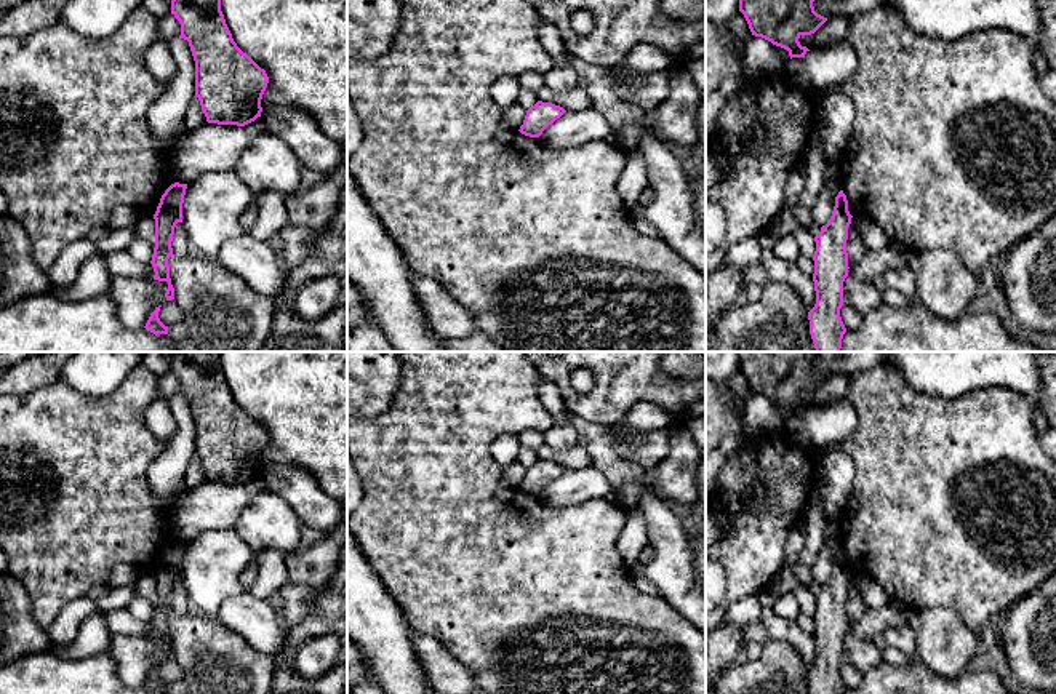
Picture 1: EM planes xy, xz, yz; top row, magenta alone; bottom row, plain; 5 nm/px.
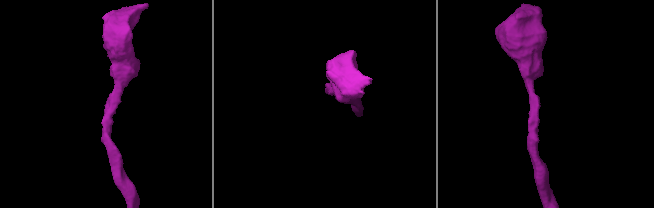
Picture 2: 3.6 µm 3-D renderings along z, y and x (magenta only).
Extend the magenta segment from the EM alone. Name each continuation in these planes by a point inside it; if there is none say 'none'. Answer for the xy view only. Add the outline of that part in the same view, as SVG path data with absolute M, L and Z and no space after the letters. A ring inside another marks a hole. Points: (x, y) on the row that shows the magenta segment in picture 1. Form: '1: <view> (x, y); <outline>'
none

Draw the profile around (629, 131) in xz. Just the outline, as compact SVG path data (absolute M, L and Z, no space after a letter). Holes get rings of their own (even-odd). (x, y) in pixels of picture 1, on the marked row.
M627 120L621 126L621 146L622 146L622 149L634 146L638 139L640 131L642 131L642 123Z

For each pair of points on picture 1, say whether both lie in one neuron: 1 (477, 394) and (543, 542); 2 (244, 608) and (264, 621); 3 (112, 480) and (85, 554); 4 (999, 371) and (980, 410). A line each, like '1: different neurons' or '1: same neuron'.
1: same neuron
2: same neuron
3: same neuron
4: different neurons

